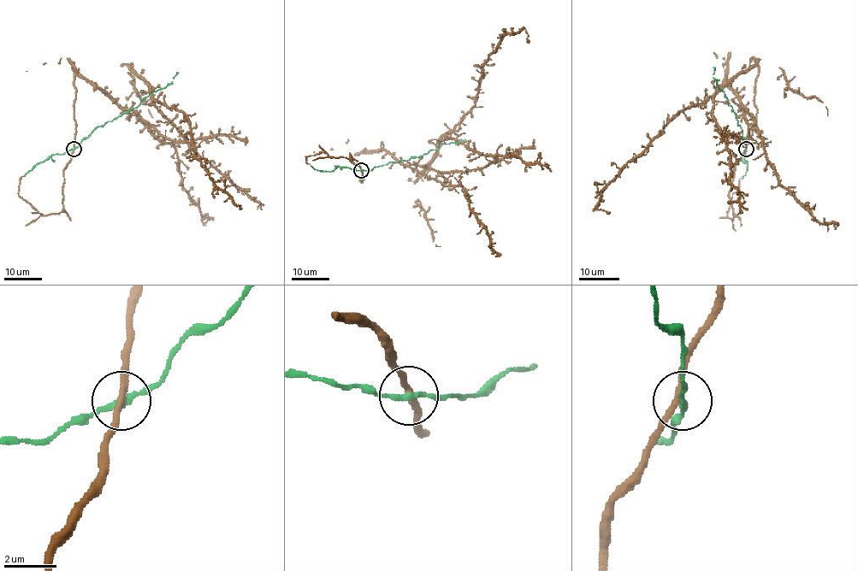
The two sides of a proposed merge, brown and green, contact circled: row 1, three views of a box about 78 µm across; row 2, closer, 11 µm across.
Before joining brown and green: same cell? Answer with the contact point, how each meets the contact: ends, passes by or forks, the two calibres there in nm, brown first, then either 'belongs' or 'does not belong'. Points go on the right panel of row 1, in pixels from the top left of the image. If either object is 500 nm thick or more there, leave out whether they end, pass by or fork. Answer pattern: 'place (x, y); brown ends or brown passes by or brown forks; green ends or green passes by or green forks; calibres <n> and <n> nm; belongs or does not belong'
place (746, 149); brown passes by; green passes by; calibres 240 and 200 nm; belongs

